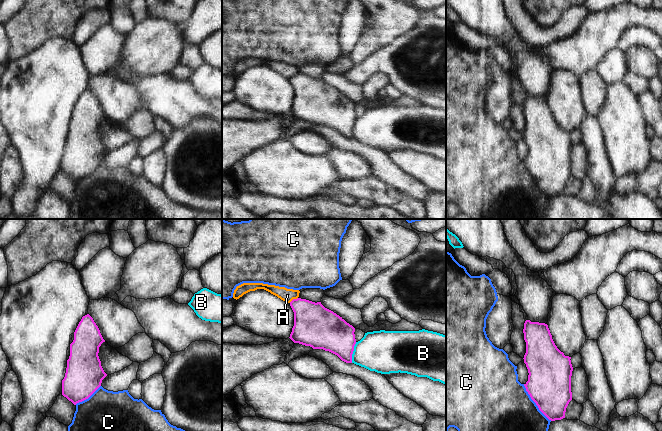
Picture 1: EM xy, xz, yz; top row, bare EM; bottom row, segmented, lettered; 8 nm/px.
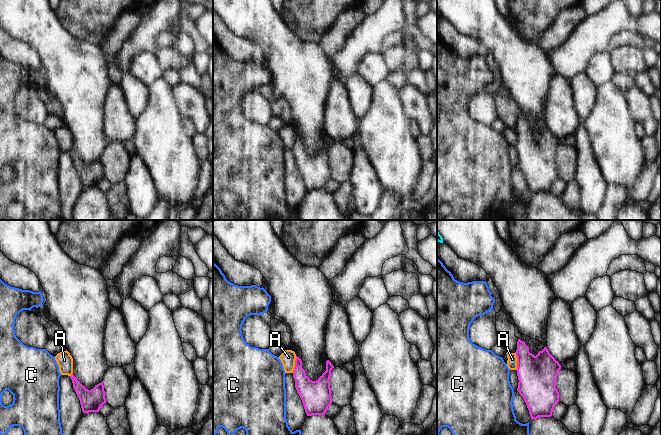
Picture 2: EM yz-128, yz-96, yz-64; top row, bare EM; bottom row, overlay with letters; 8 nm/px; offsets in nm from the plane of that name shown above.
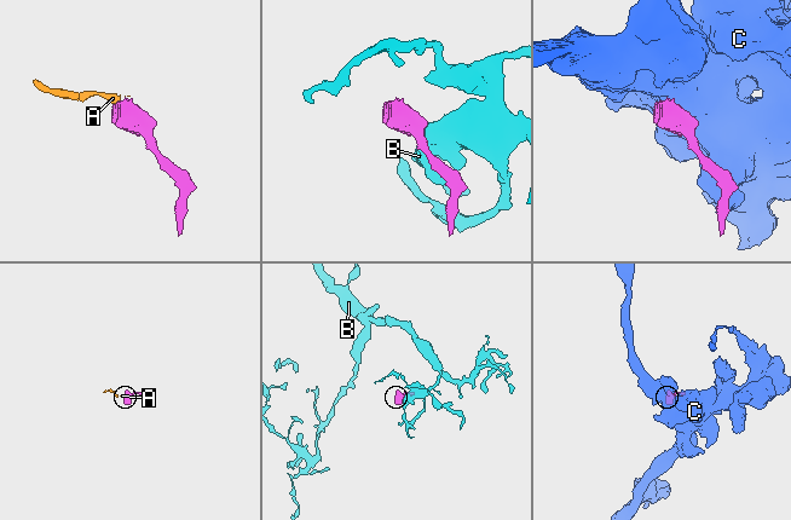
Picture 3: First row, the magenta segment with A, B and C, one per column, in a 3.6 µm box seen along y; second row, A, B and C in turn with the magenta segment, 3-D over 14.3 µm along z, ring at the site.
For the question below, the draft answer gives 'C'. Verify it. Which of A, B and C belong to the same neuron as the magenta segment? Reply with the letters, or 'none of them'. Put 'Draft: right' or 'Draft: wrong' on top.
Draft: wrong
none of them

